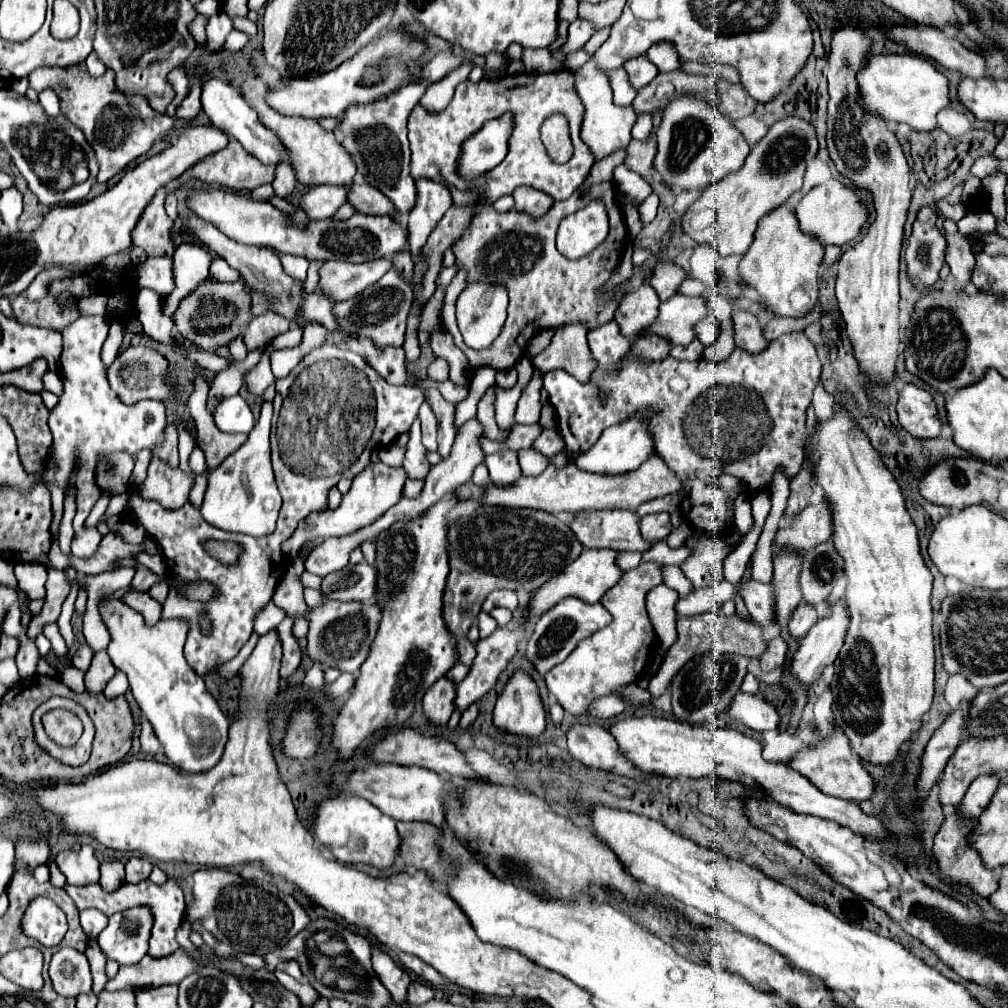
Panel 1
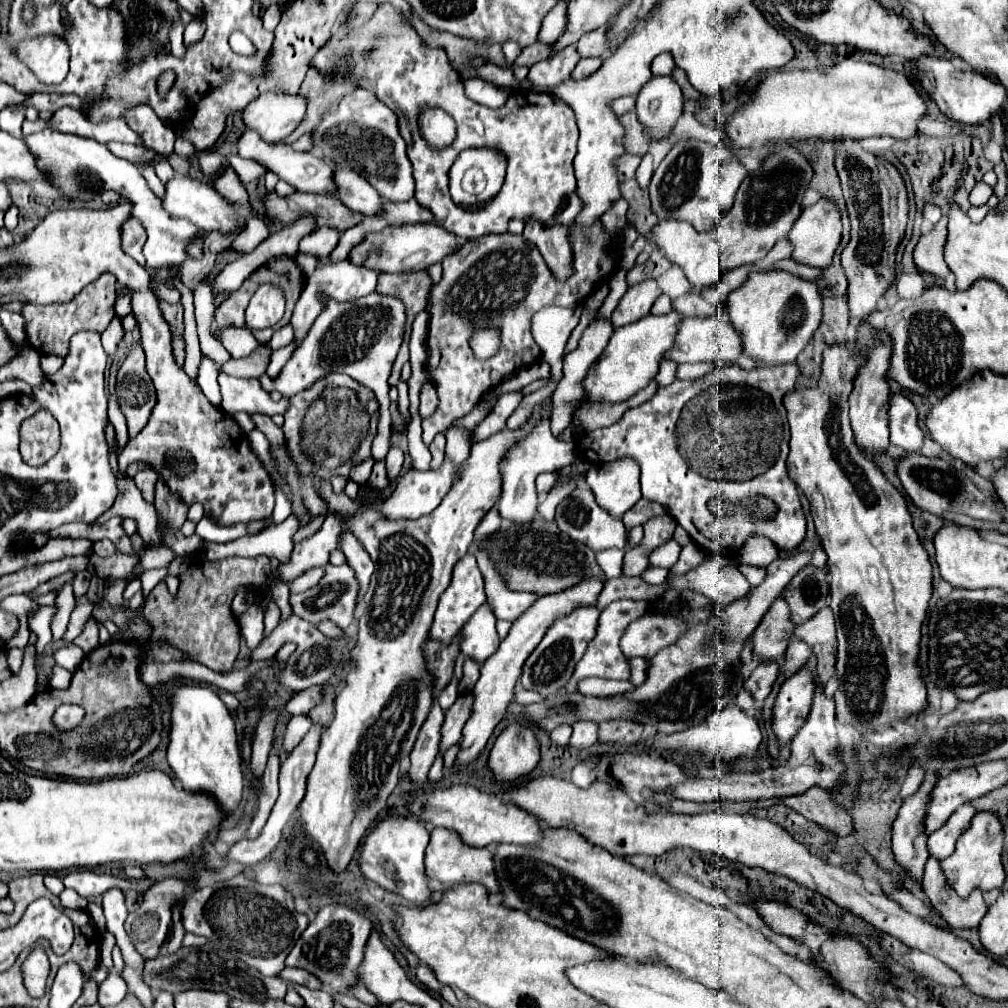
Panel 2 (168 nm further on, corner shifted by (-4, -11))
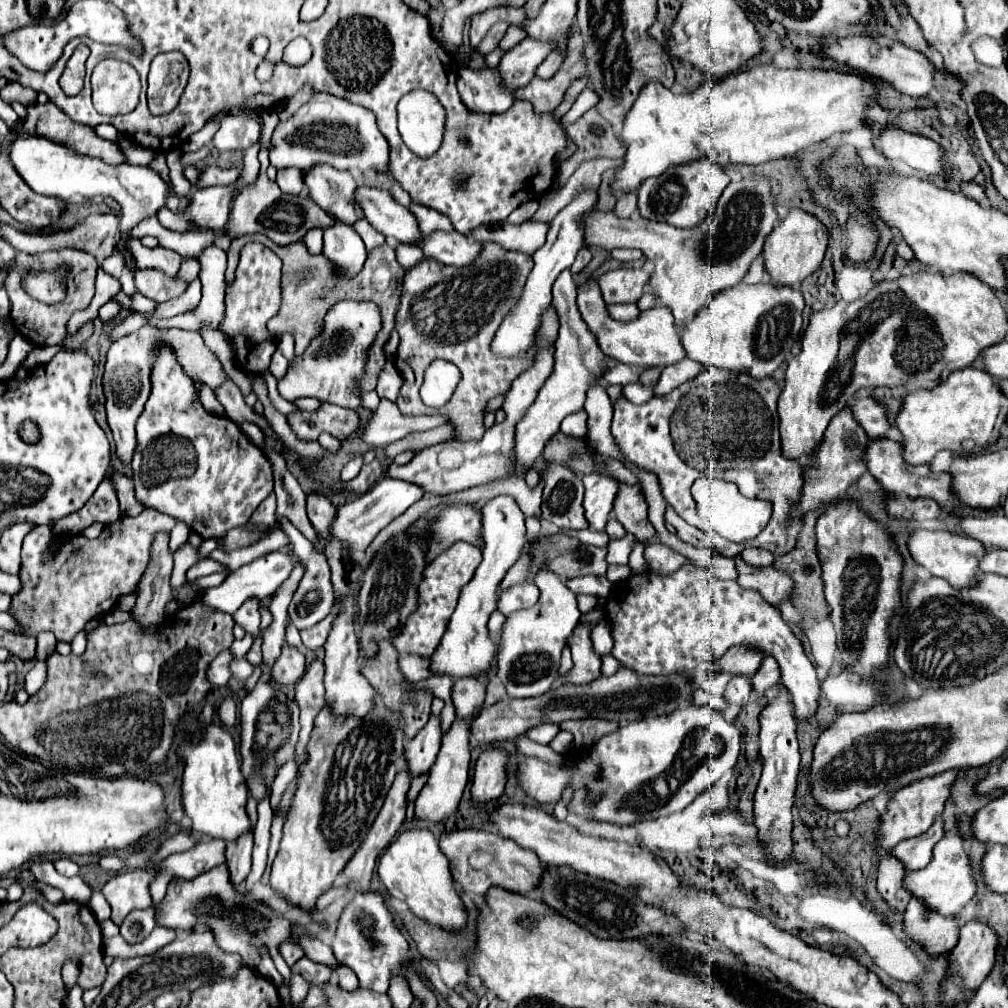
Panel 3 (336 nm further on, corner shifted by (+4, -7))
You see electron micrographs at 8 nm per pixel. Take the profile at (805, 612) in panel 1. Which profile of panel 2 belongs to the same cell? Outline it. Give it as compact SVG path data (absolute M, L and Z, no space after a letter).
M793 638L791 644L787 646L787 652L785 652L785 660L787 660L785 662L785 670L789 670L791 674L797 672L809 660L811 654L813 654L813 646L811 644L807 644L801 638Z

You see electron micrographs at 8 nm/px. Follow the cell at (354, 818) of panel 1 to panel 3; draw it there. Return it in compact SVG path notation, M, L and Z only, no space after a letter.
M429 830L403 832L379 860L379 876L389 894L403 900L417 918L449 932L465 930L467 910L455 890L449 862L439 848L439 840Z

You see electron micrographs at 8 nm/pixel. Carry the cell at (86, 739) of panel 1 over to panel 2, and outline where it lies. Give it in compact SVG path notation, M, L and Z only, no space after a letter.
M63 704L53 714L53 726L57 726L59 732L73 732L79 728L83 718L85 718L85 710L81 706Z

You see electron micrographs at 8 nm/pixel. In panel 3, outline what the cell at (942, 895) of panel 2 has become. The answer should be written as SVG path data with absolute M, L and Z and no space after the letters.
M915 898L905 910L903 928L905 934L929 954L929 958L939 958L941 954L951 952L959 940L957 916L941 918L941 914L925 910Z

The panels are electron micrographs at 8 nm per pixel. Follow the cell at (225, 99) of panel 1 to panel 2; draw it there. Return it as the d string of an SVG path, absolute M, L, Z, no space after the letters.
M251 128L243 130L243 134L237 140L237 148L239 148L239 156L241 158L255 160L265 170L277 174L281 180L285 180L287 184L291 184L299 192L317 192L317 194L329 192L329 194L335 194L335 182L333 182L333 170L331 170L331 166L323 158L319 158L319 156L315 156L311 152L297 152L289 144L271 144L271 142L265 142Z

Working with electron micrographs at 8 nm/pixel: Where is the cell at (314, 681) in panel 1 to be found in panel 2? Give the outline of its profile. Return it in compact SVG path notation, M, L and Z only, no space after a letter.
M299 714L299 716L293 716L287 724L287 734L285 734L285 742L283 742L283 750L285 752L291 752L297 742L301 742L301 738L305 736L305 732L311 728L311 718L309 714Z

